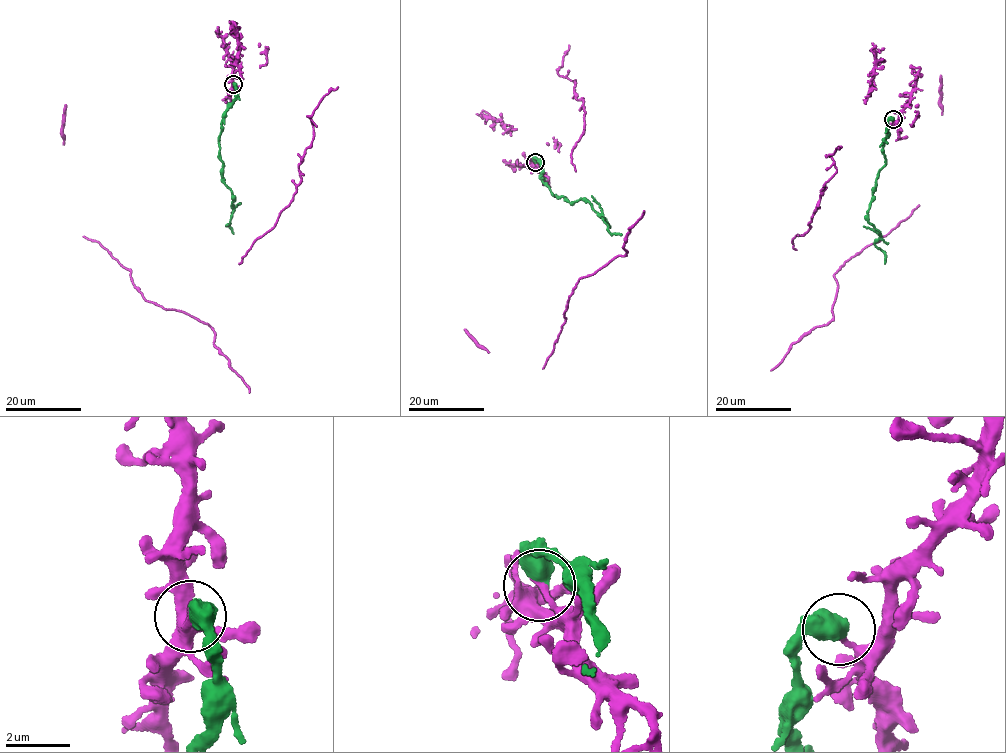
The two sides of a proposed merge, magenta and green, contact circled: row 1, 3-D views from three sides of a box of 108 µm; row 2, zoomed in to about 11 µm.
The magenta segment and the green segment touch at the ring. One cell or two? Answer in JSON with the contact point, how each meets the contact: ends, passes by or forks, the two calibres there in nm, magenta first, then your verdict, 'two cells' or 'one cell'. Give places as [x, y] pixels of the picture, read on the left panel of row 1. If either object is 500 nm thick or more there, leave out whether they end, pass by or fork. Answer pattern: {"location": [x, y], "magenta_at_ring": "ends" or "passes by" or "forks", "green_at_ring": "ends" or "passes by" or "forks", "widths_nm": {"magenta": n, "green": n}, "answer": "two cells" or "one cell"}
{"location": [233, 84], "widths_nm": {"magenta": 200, "green": 600}, "answer": "two cells"}

